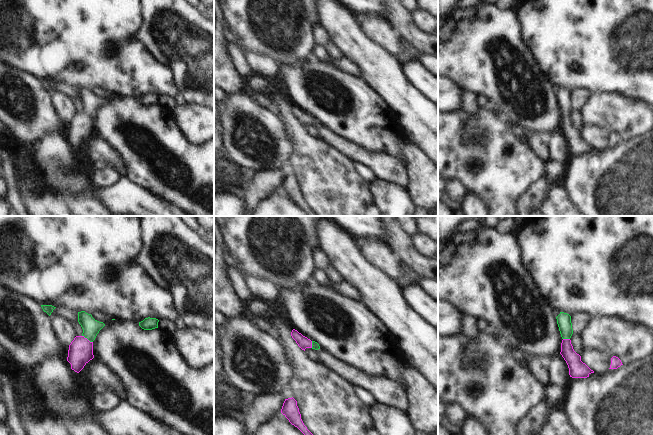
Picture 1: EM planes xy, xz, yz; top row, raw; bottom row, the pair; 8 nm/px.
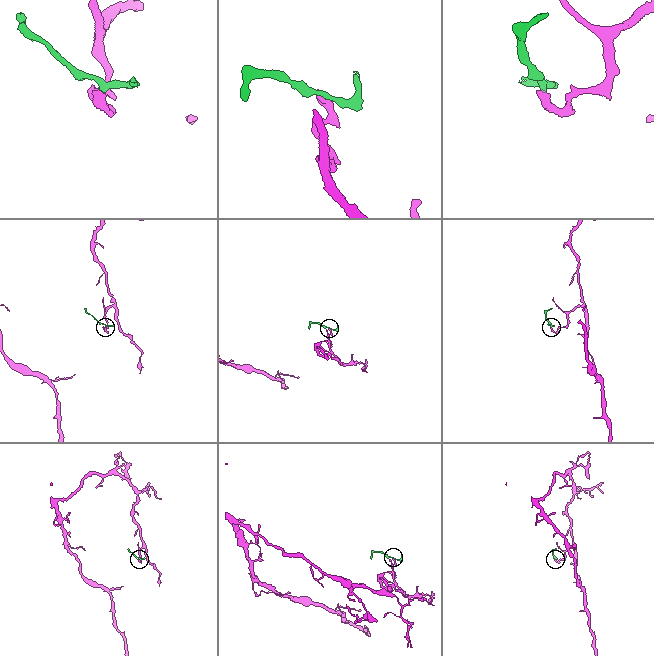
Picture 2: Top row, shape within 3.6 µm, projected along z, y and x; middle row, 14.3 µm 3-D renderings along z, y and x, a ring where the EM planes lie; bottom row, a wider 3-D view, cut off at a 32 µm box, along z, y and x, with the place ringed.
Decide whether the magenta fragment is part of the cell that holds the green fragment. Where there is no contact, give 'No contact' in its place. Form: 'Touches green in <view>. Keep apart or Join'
Touches green in xy. Join

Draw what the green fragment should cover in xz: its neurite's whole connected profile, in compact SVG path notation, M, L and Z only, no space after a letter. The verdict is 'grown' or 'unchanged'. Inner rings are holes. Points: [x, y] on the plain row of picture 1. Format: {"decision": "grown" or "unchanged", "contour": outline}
{"decision": "grown", "contour": "M295 105L292 106L291 112L296 117L298 122L304 127L305 127L306 124L312 124L312 125L315 125L315 126L320 125L320 122L317 118L311 117L310 115L303 112L301 109L299 109Z"}

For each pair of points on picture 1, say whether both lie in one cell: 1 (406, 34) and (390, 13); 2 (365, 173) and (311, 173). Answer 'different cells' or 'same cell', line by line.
1: same cell
2: different cells

